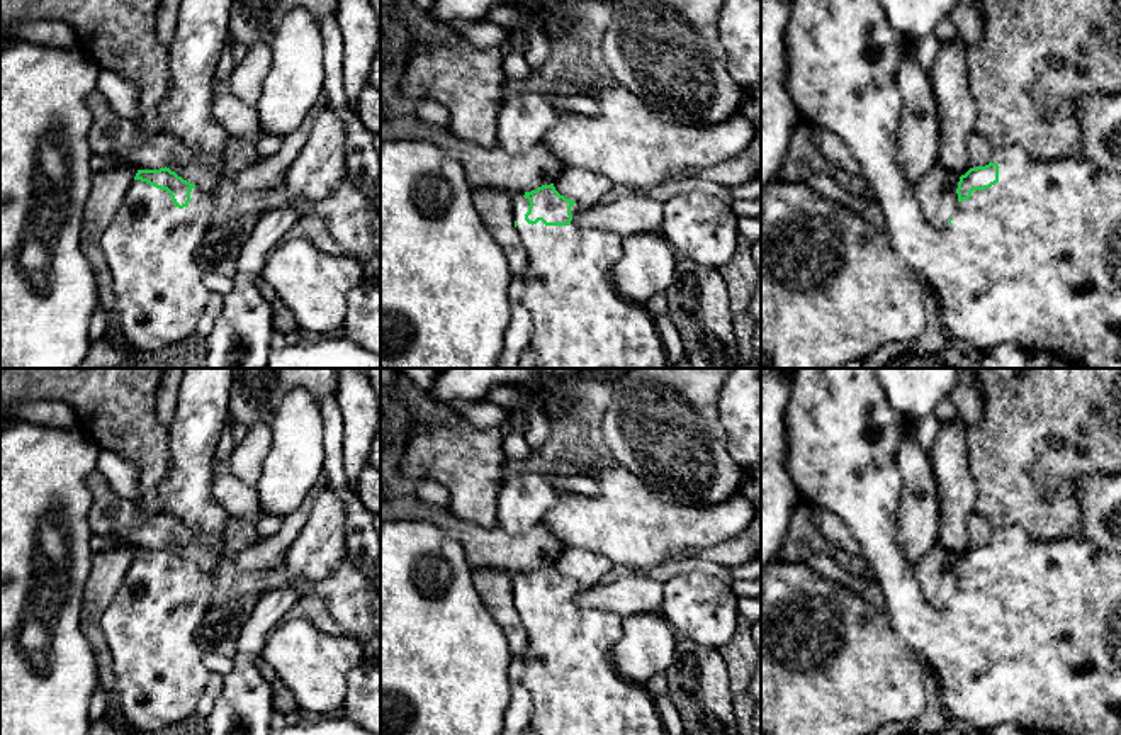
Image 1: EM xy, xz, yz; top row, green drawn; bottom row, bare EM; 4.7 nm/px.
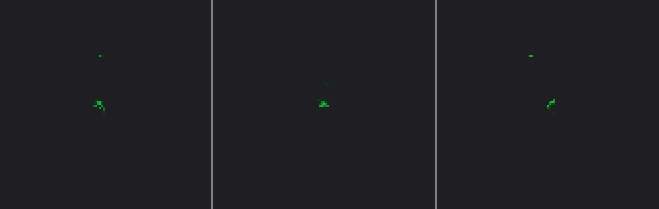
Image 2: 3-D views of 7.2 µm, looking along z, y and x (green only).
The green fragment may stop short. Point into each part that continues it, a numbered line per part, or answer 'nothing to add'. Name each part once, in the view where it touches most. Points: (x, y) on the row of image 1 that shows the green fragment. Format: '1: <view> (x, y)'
1: xy (150, 245)

